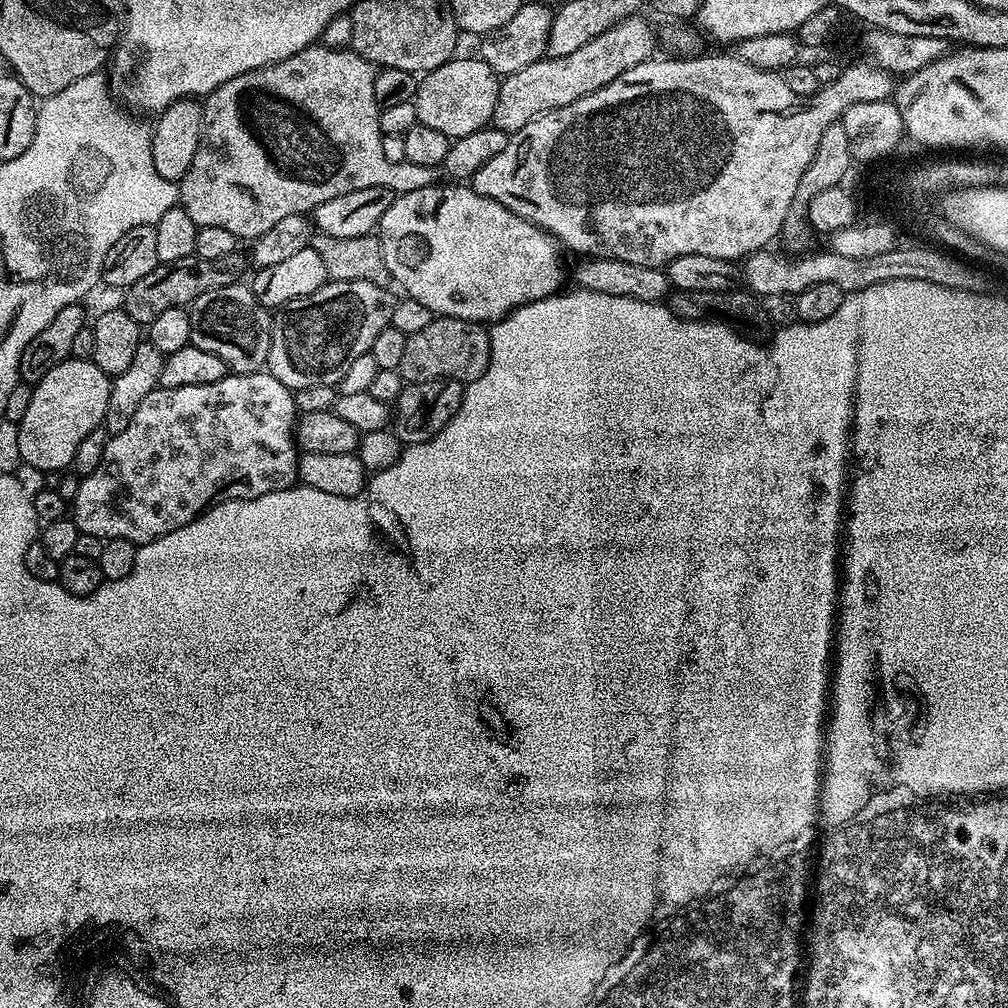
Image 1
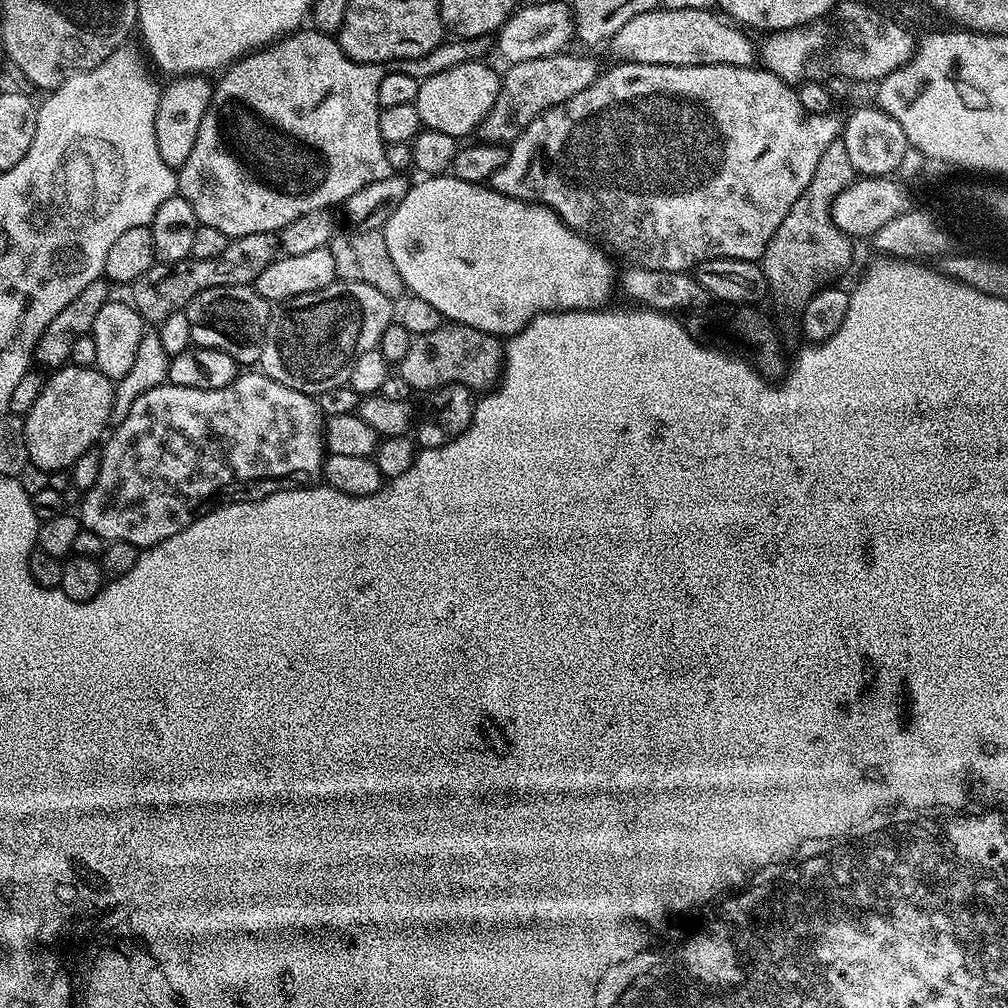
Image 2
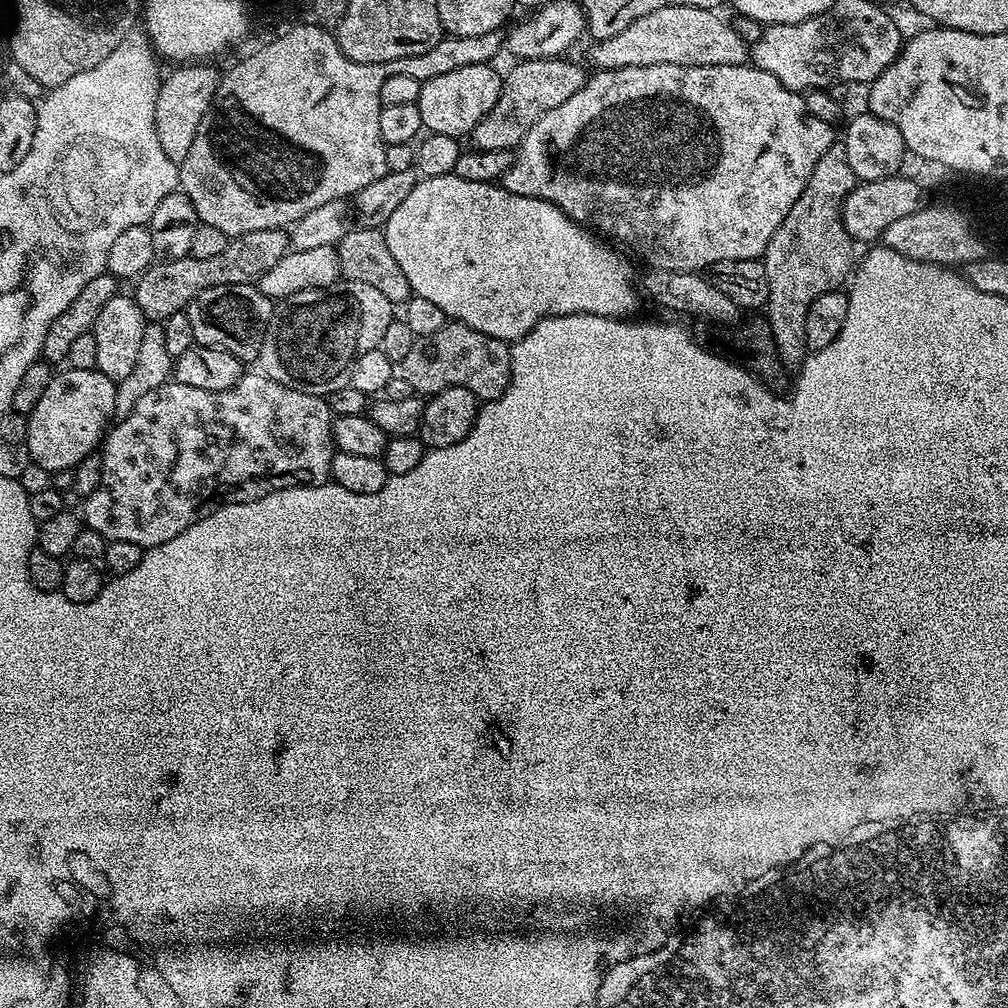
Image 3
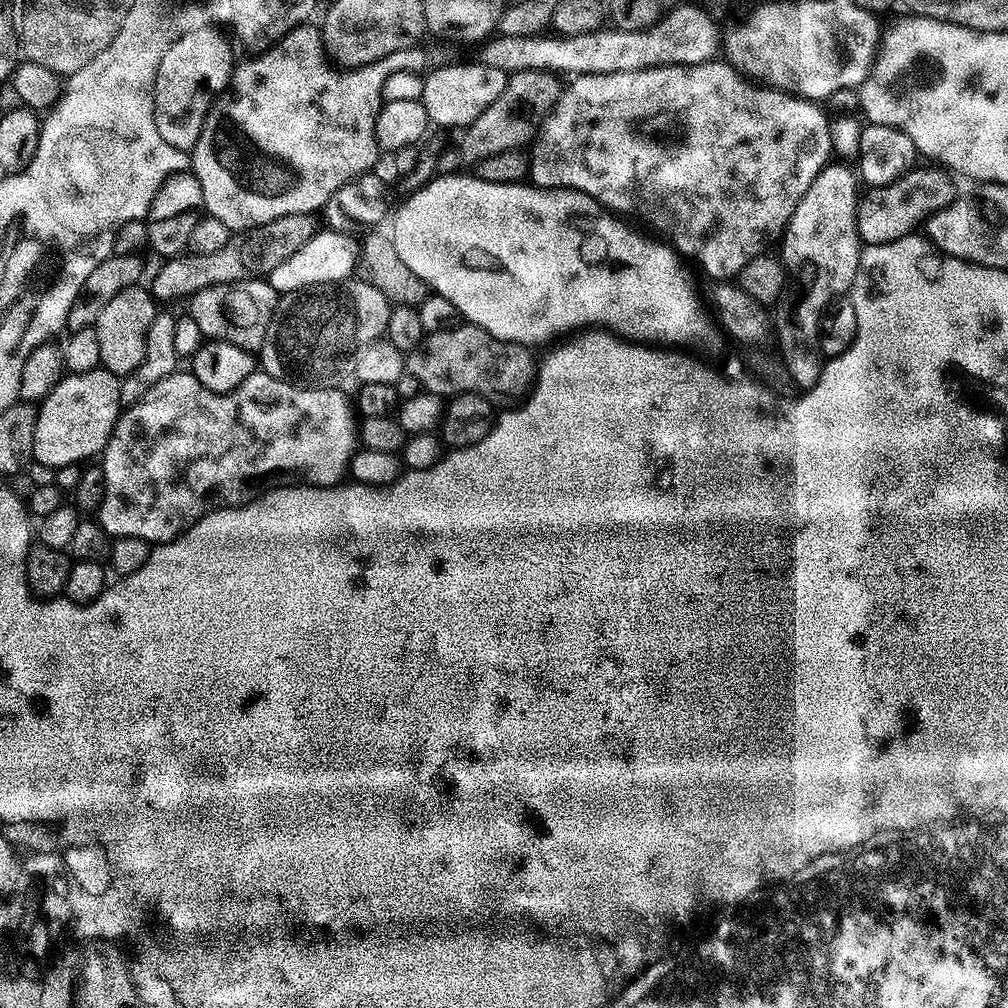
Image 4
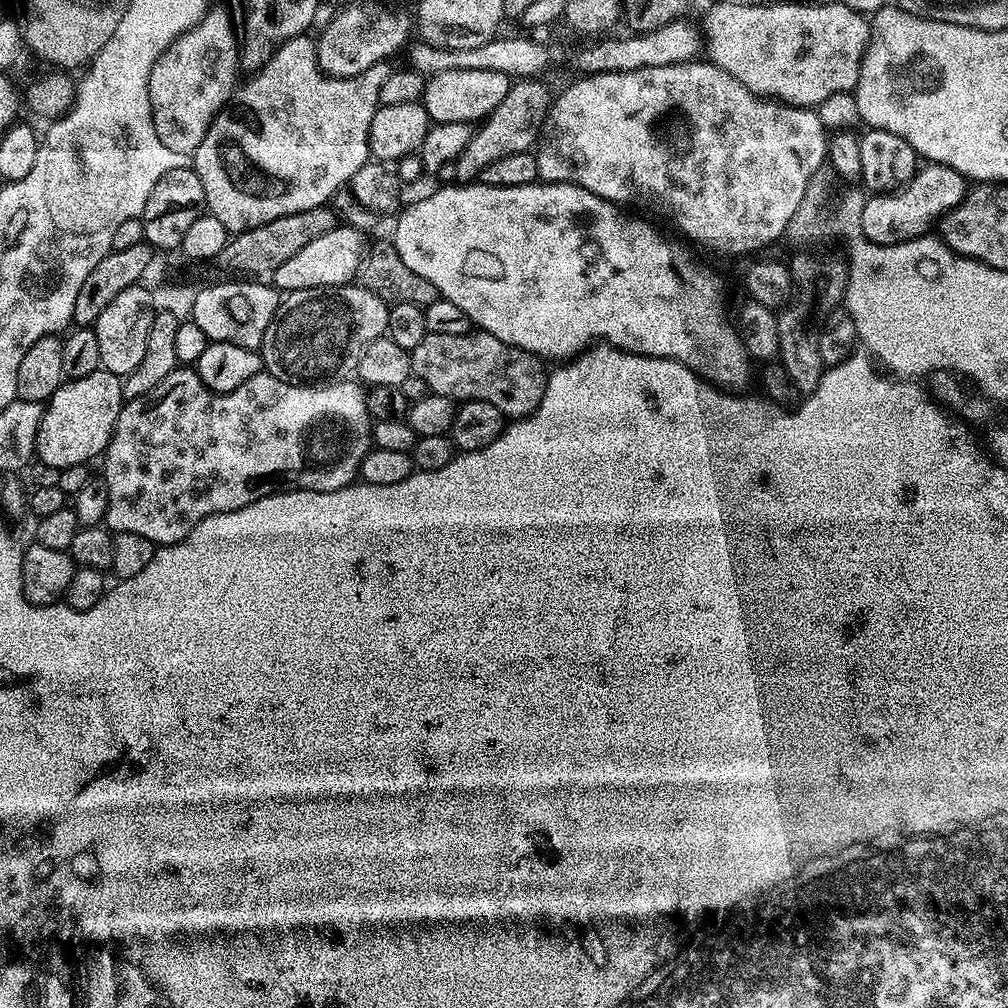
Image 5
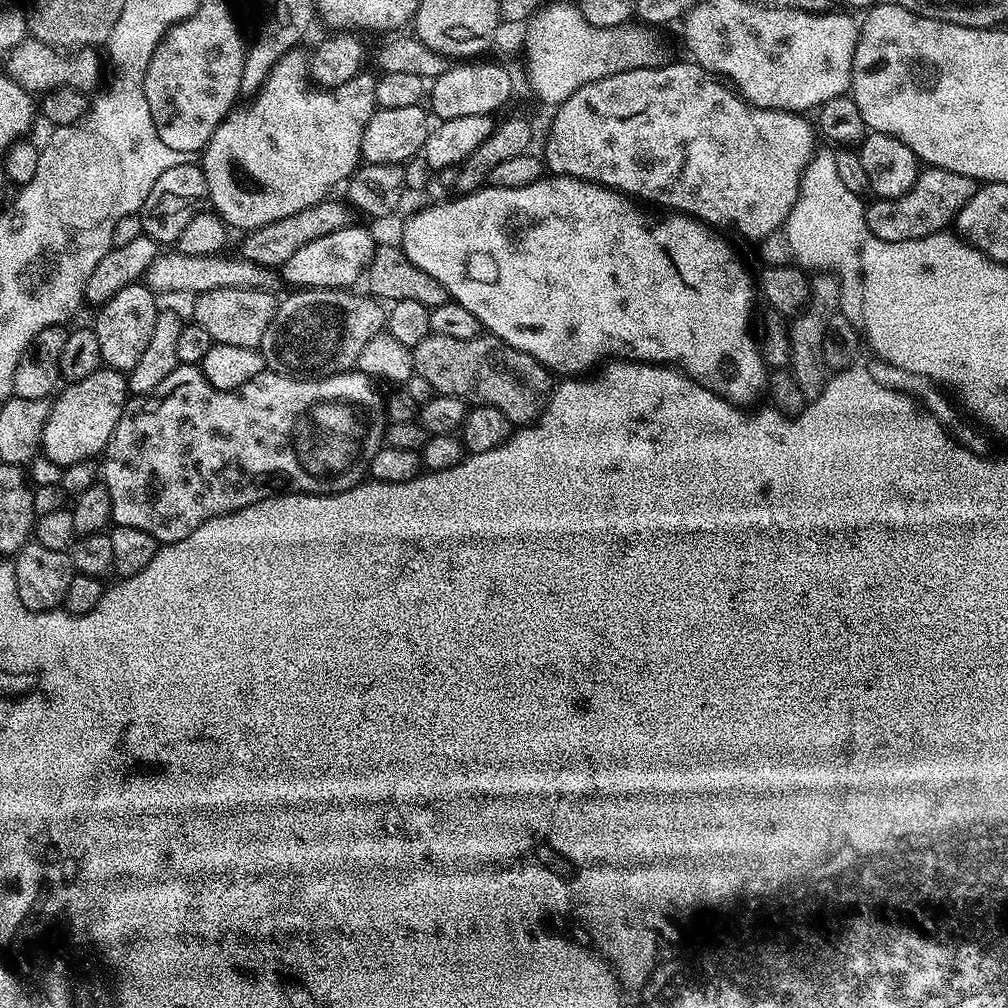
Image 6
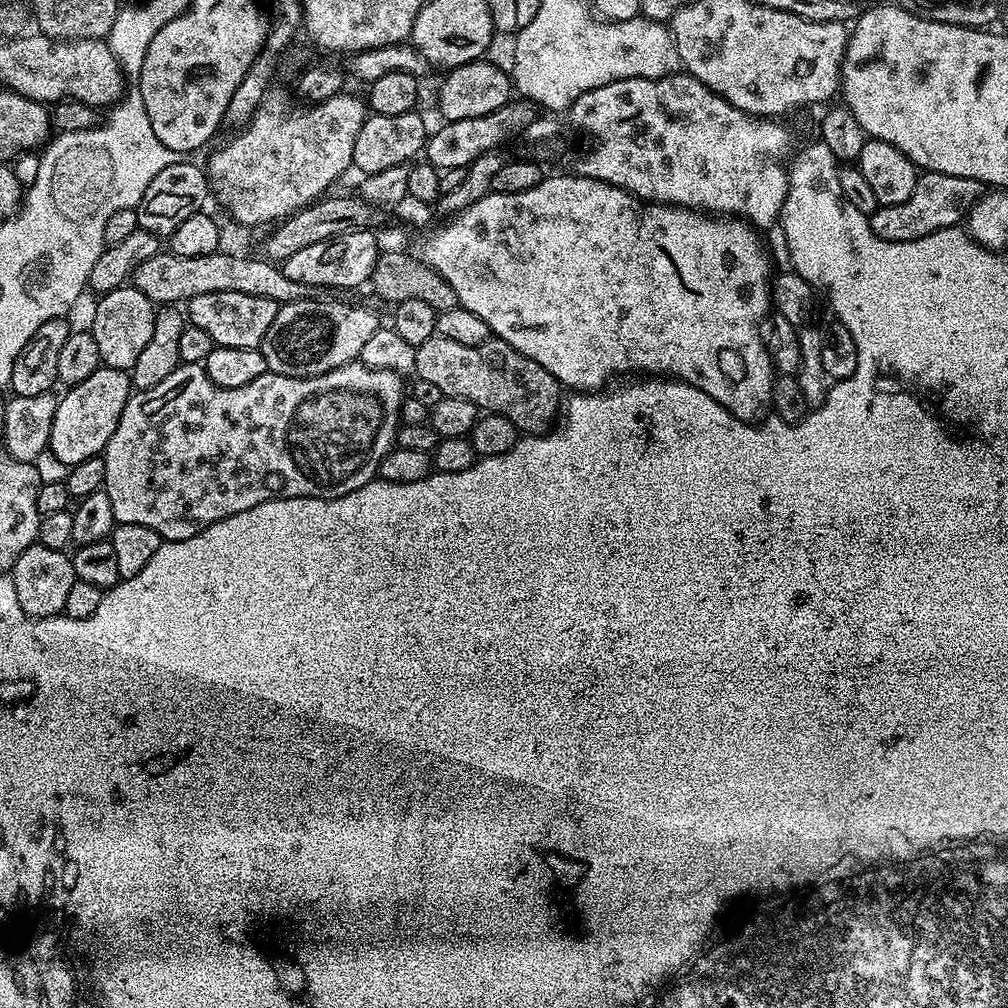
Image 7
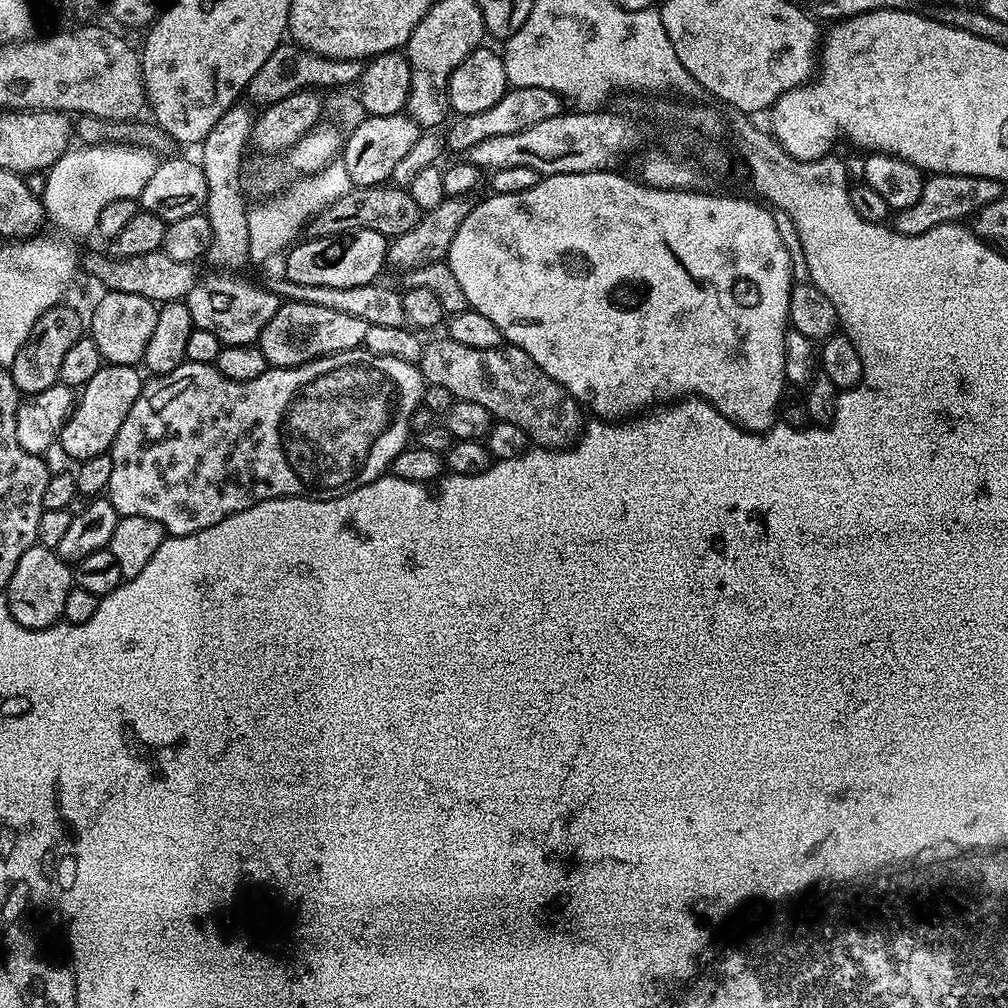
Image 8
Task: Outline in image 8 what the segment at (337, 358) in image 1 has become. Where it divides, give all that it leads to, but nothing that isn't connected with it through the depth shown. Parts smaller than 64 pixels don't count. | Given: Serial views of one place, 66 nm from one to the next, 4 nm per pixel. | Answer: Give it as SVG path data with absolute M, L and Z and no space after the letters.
M284 302L274 314L274 318L266 322L258 347L271 367L297 368L299 364L308 364L322 356L333 356L336 352L361 347L367 329L366 321L352 314L338 313L316 304Z

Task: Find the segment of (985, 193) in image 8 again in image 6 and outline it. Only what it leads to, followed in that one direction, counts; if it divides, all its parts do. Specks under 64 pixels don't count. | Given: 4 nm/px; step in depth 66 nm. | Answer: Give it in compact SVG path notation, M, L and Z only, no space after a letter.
M928 166L921 171L914 186L906 190L906 194L889 200L873 199L873 204L863 209L862 218L868 227L868 235L882 238L882 242L910 242L926 238L936 232L945 231L955 221L962 206L970 202L977 187L977 181L970 176Z

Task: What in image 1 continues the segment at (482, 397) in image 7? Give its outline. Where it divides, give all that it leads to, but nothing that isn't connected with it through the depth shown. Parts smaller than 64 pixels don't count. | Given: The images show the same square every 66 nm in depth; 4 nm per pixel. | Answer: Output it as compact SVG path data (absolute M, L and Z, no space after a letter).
M437 315L430 326L410 334L406 342L406 351L399 366L403 380L410 384L421 384L431 380L459 380L467 382L476 380L486 370L490 362L489 329L479 323Z

